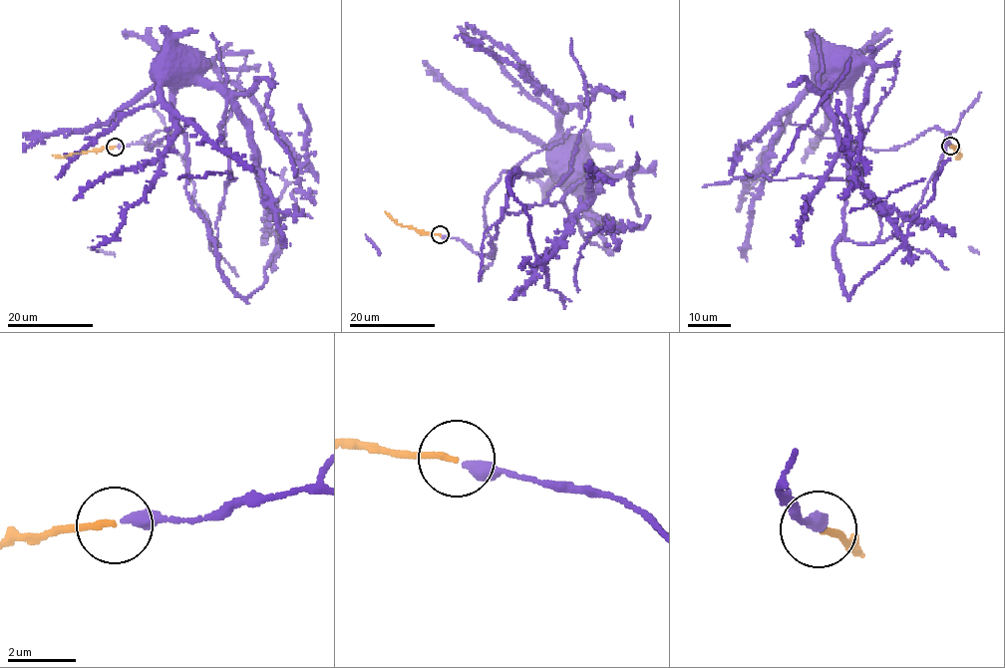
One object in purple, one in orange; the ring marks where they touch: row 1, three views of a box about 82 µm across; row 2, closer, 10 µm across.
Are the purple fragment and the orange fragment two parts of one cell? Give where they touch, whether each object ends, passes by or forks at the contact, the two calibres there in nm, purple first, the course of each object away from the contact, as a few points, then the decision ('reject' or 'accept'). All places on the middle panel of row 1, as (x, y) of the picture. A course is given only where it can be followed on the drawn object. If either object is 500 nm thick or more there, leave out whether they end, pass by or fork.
(440, 234) | purple ends | orange ends | 400/170 nm | purple via (441, 235), (491, 258), (488, 243), (513, 176), (519, 177), (514, 171), (556, 171), (568, 156) | orange via (441, 234), (402, 226), (385, 212) | accept

